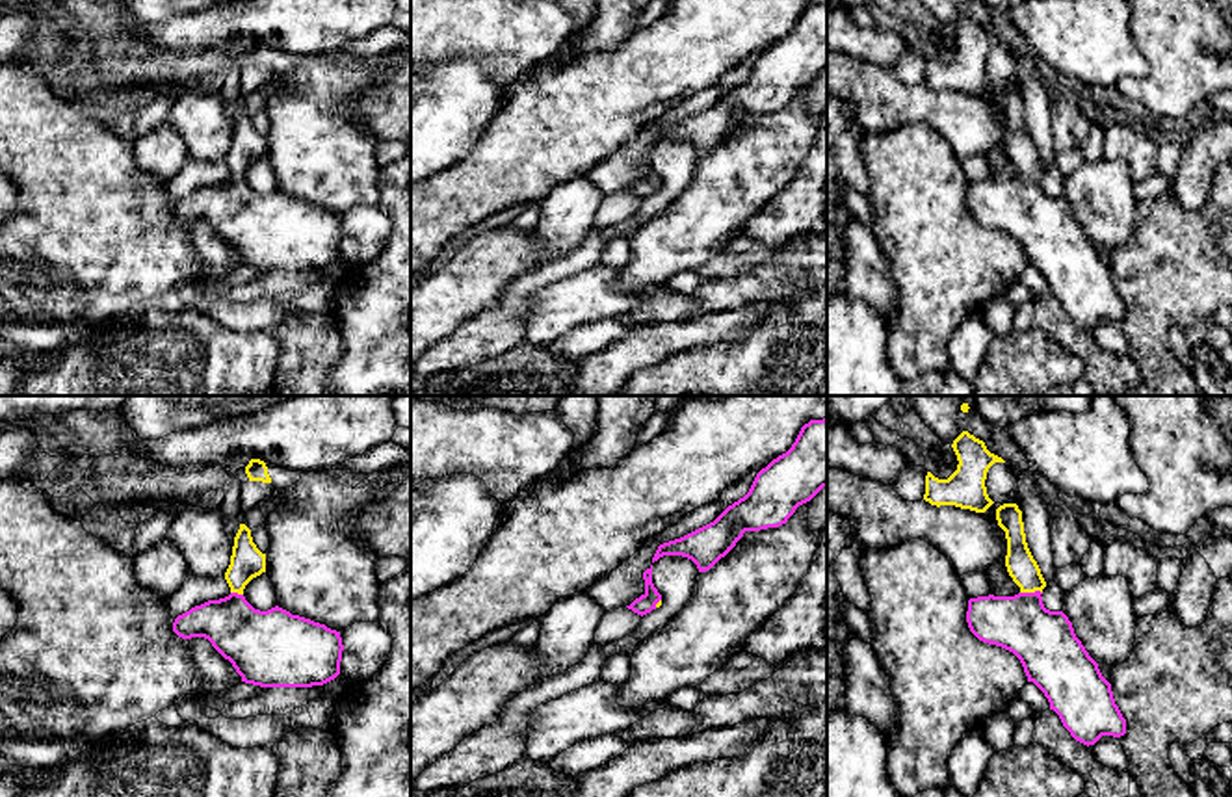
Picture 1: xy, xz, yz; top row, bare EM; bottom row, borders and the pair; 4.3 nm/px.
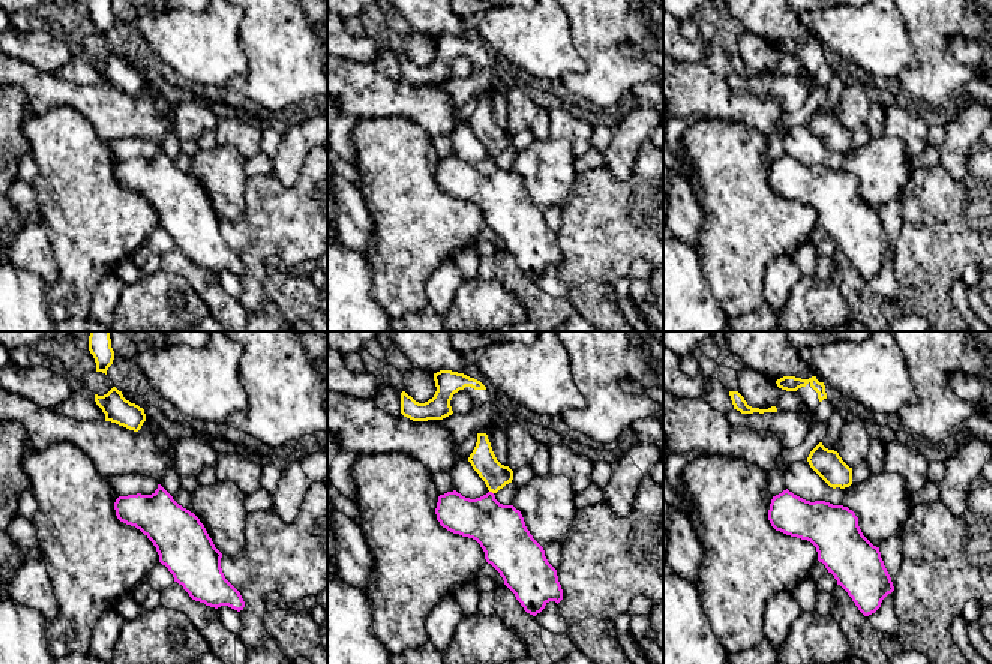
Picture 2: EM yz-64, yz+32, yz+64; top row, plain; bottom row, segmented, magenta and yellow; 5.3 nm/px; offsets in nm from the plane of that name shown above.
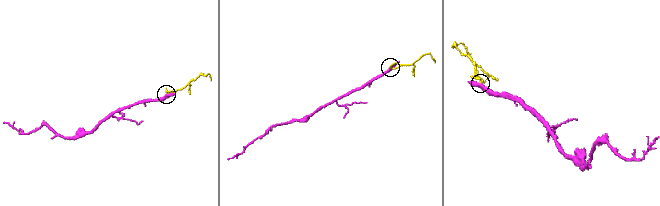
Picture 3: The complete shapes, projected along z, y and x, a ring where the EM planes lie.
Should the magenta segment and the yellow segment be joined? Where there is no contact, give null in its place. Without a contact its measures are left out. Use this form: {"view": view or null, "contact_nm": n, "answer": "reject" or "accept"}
{"view": "yz", "contact_nm": 100, "answer": "accept"}

